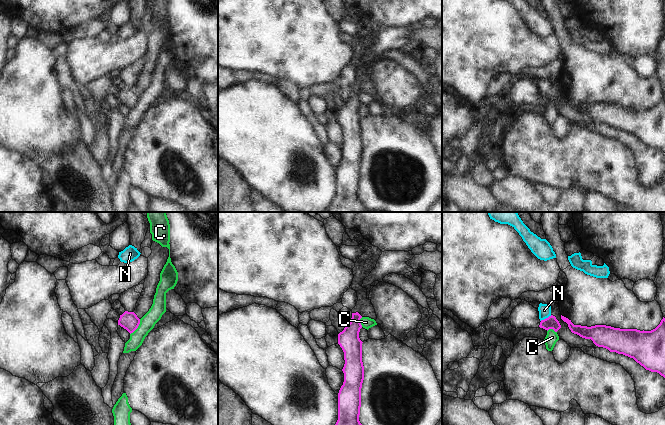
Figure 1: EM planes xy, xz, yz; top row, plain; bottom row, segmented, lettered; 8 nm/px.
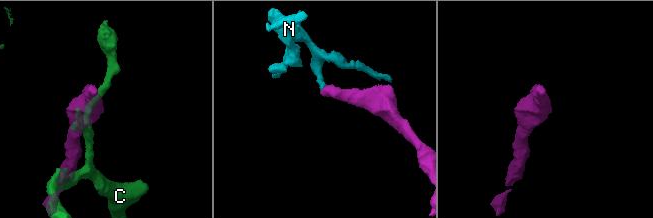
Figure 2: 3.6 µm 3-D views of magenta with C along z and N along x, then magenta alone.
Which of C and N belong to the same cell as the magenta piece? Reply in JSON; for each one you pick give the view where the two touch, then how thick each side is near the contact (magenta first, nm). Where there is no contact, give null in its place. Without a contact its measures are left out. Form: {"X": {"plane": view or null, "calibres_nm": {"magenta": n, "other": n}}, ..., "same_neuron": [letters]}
{"same_neuron": []}

